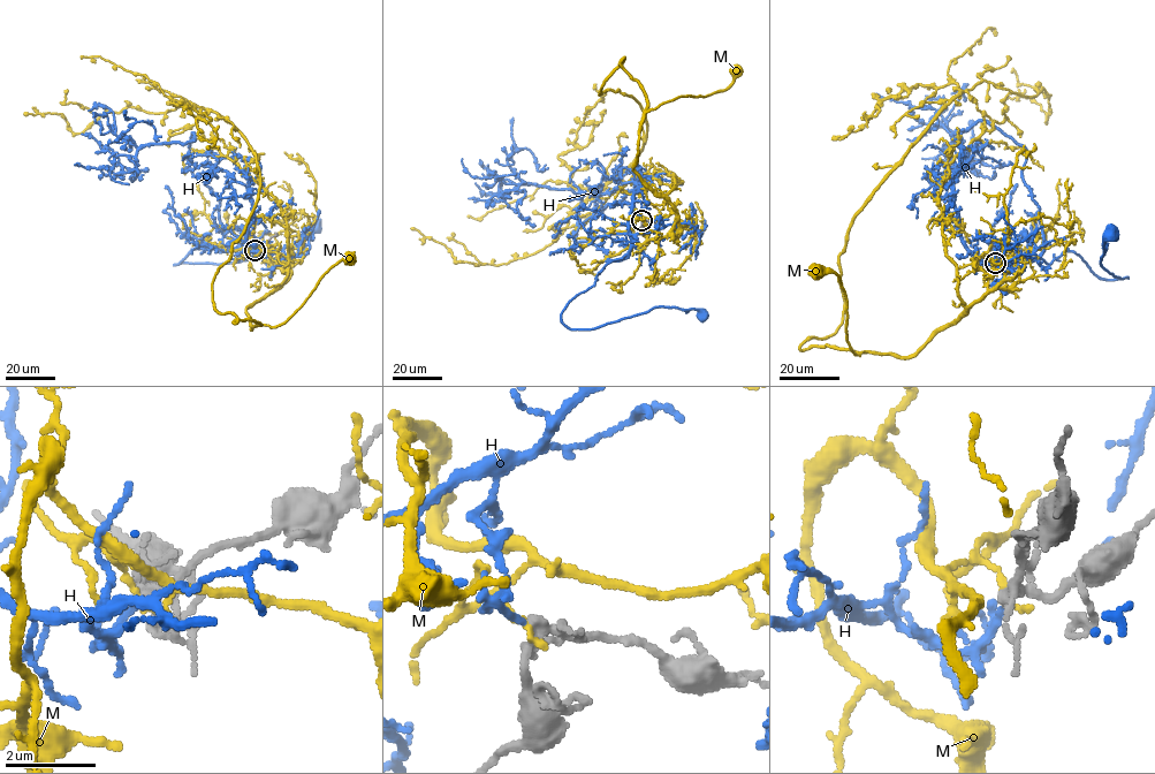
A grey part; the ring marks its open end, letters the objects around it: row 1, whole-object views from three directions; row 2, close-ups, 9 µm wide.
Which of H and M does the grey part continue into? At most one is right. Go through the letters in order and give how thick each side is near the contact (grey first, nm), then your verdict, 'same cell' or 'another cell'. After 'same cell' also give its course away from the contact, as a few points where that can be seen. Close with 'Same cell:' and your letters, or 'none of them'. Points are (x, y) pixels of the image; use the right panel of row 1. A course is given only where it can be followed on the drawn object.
H: 190 nm thick on the grey side, 100 nm on the other; same cell; it runs (996, 263), (1049, 264), (1073, 251), (1102, 279), (1127, 278), (1101, 264), (1111, 236)
M: 190 nm thick on the grey side, 140 nm on the other; another cell
Same cell: H

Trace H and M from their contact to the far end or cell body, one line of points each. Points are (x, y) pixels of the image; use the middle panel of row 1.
H: (641, 220), (630, 213), (630, 250), (568, 304), (561, 321), (593, 329), (659, 306), (703, 316)
M: (641, 220), (659, 219), (676, 211), (633, 171), (641, 116), (679, 97), (723, 91), (736, 69)

